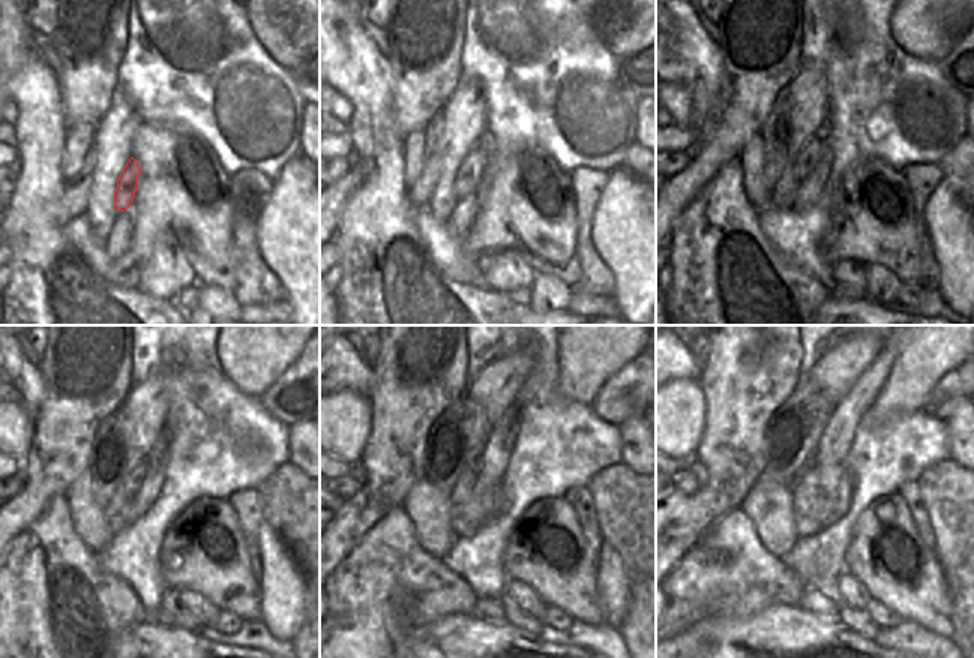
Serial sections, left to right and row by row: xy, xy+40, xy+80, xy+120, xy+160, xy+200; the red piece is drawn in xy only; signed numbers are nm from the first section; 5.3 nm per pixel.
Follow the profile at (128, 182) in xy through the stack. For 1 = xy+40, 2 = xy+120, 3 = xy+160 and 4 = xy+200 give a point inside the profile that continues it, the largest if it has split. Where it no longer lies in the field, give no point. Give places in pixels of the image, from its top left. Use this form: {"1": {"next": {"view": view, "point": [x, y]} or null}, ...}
{"1": {"next": {"view": "xy+40", "point": [470, 176]}}, "2": {"next": {"view": "xy+120", "point": [129, 487]}}, "3": {"next": {"view": "xy+160", "point": [462, 489]}}, "4": {"next": {"view": "xy+200", "point": [803, 469]}}}

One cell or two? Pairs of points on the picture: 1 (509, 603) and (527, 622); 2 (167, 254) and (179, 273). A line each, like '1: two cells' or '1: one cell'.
1: one cell
2: one cell

